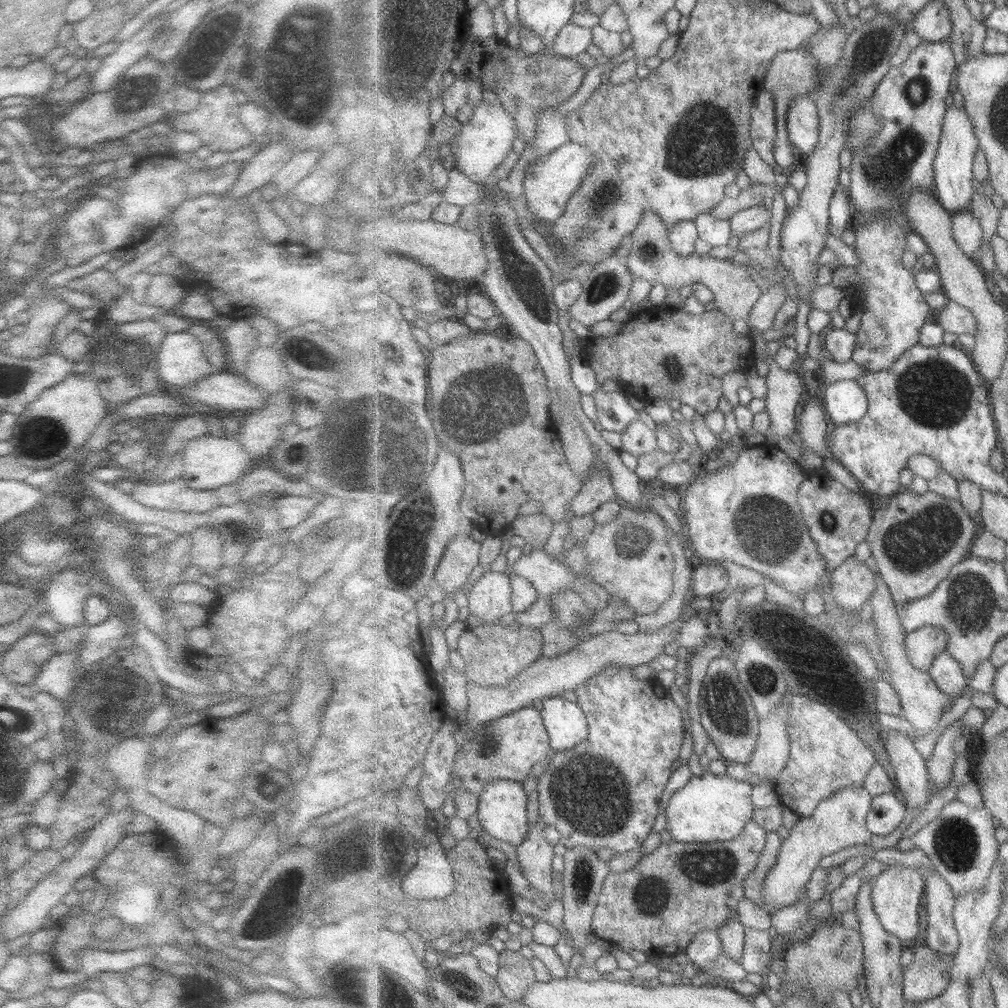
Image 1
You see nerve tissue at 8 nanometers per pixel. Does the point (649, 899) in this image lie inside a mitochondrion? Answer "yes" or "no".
yes

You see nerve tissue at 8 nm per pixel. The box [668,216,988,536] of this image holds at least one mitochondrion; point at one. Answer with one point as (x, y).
(933, 392)

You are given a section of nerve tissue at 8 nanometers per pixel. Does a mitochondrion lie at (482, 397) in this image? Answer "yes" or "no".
yes

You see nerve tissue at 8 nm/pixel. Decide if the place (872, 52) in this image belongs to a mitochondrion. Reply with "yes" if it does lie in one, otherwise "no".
yes

